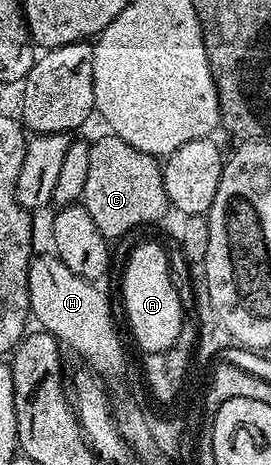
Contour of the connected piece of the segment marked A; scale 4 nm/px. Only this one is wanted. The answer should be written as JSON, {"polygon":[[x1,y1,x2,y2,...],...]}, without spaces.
{"polygon":[[148,243,129,253,128,264,124,267,124,284,120,291,124,294,124,311,128,314,132,339,141,347,141,352,154,354,175,348,181,342,184,307,172,284,172,267,168,264,168,255,158,244]]}

